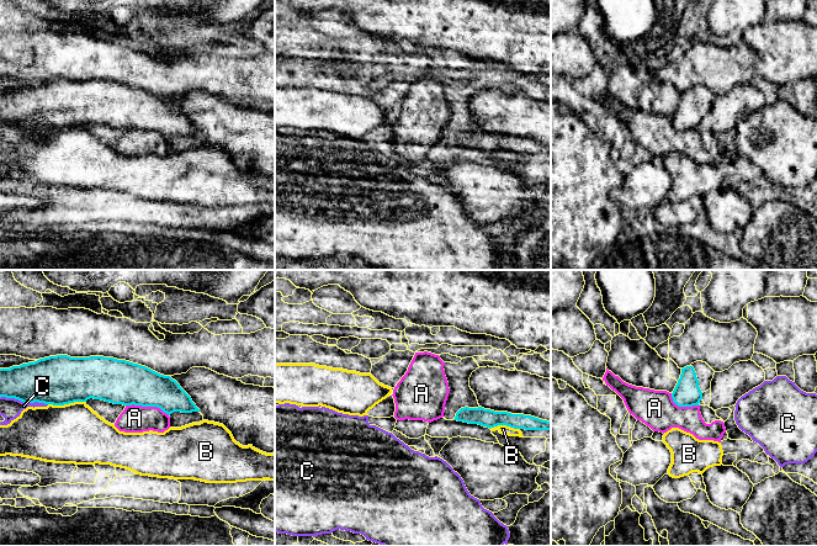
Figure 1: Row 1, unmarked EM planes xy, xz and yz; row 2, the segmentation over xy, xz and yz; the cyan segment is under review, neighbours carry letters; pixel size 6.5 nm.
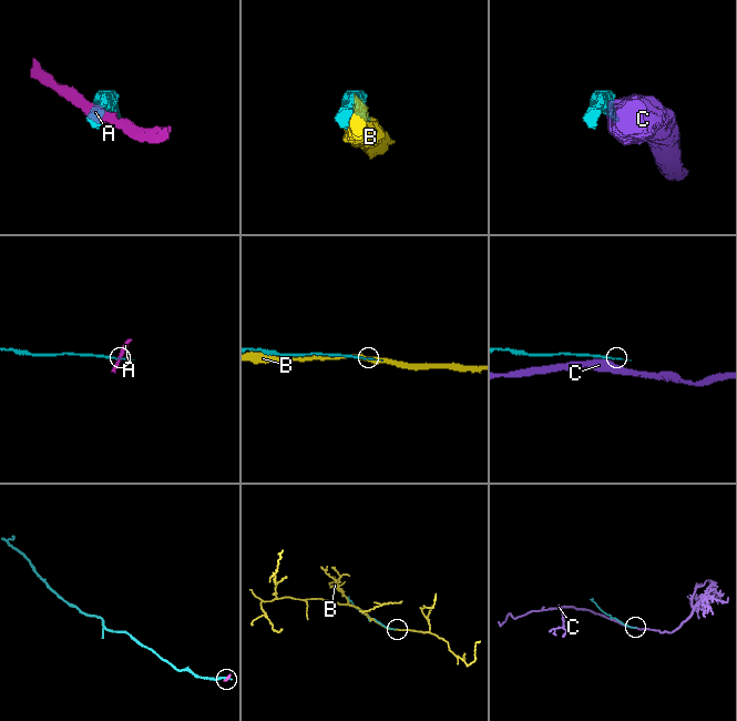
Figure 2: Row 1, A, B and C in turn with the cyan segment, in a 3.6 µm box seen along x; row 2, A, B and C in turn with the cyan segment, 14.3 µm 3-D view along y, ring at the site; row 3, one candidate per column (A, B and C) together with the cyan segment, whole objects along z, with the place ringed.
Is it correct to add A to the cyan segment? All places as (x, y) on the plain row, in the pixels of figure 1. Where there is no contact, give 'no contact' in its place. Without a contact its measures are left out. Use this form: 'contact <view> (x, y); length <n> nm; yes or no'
contact xy (148, 130); length 300 nm; no

